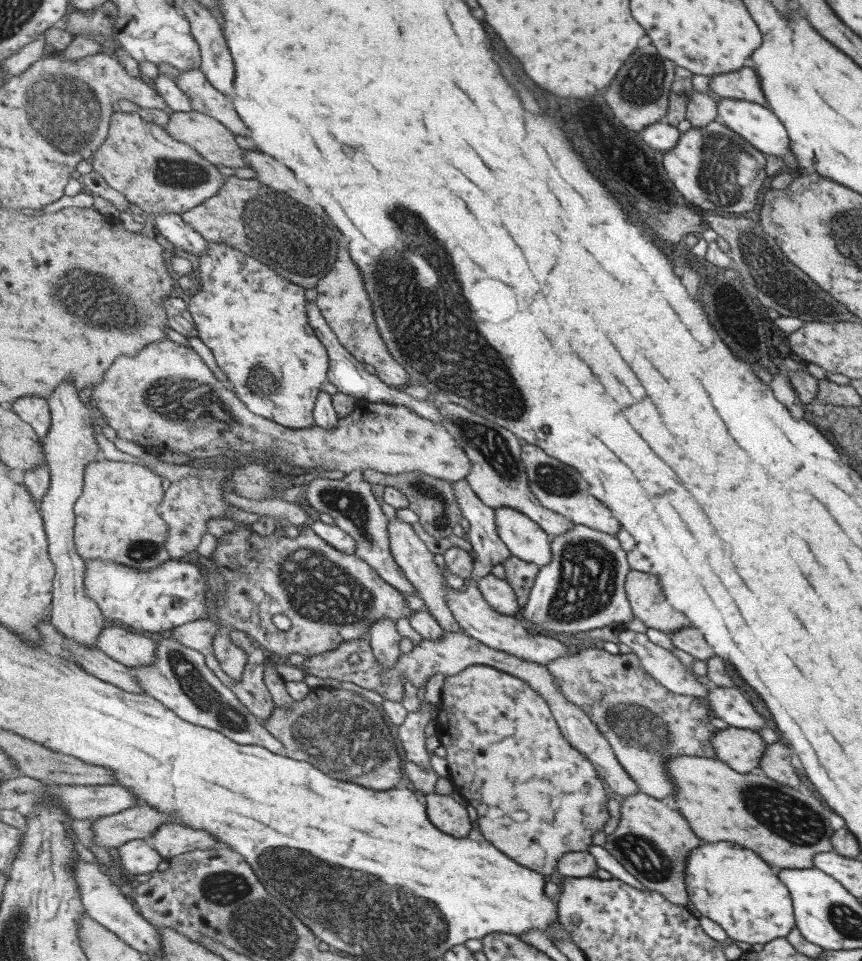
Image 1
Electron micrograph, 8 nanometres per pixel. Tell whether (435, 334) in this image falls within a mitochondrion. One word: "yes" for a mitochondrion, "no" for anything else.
yes

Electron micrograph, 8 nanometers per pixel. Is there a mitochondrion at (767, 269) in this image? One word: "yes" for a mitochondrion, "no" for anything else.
yes

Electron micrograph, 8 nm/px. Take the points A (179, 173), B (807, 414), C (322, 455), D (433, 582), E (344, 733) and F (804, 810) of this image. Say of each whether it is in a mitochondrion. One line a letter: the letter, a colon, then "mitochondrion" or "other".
A: mitochondrion
B: other
C: other
D: other
E: mitochondrion
F: mitochondrion

